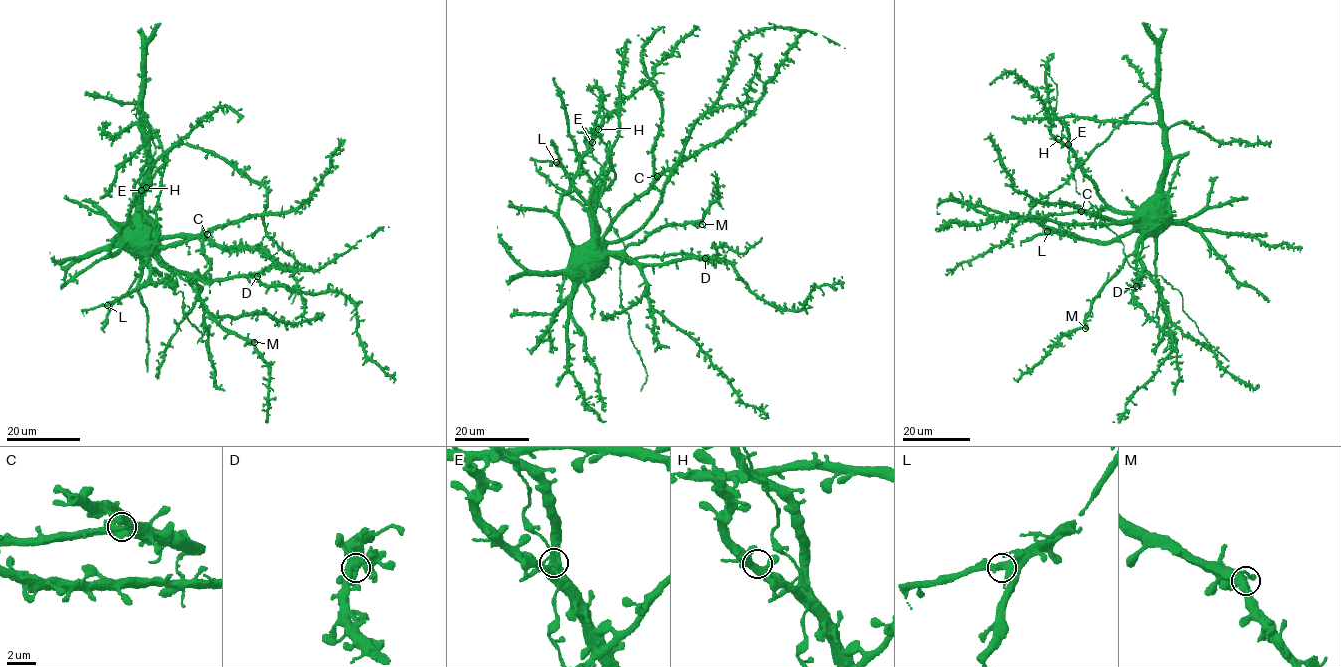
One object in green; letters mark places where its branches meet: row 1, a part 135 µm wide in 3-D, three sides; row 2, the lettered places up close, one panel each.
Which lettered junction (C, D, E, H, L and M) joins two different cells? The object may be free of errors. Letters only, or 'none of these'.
none of these

